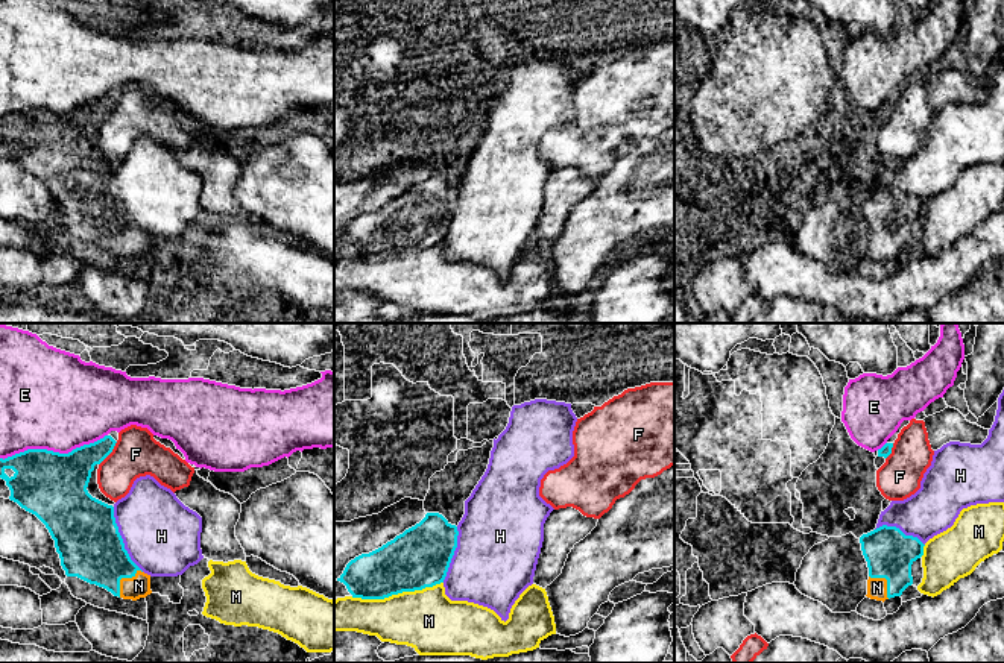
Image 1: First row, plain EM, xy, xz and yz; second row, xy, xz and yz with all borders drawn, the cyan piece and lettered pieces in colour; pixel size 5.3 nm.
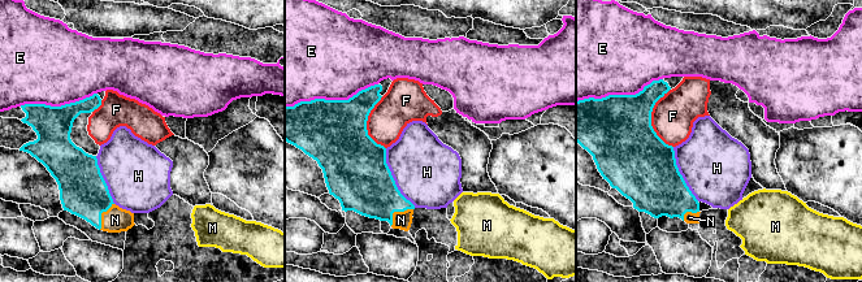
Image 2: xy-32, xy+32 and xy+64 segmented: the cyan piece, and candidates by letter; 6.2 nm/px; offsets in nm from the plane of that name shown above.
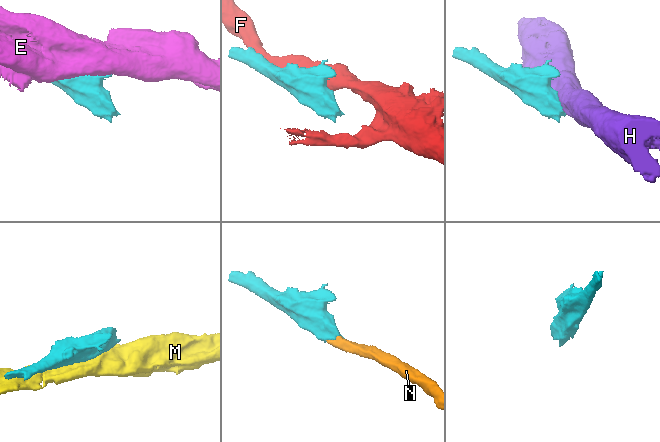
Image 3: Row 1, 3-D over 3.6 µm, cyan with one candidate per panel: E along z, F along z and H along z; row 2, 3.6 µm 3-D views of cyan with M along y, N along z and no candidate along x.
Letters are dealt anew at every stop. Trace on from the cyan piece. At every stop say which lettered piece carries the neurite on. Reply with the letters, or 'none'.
N

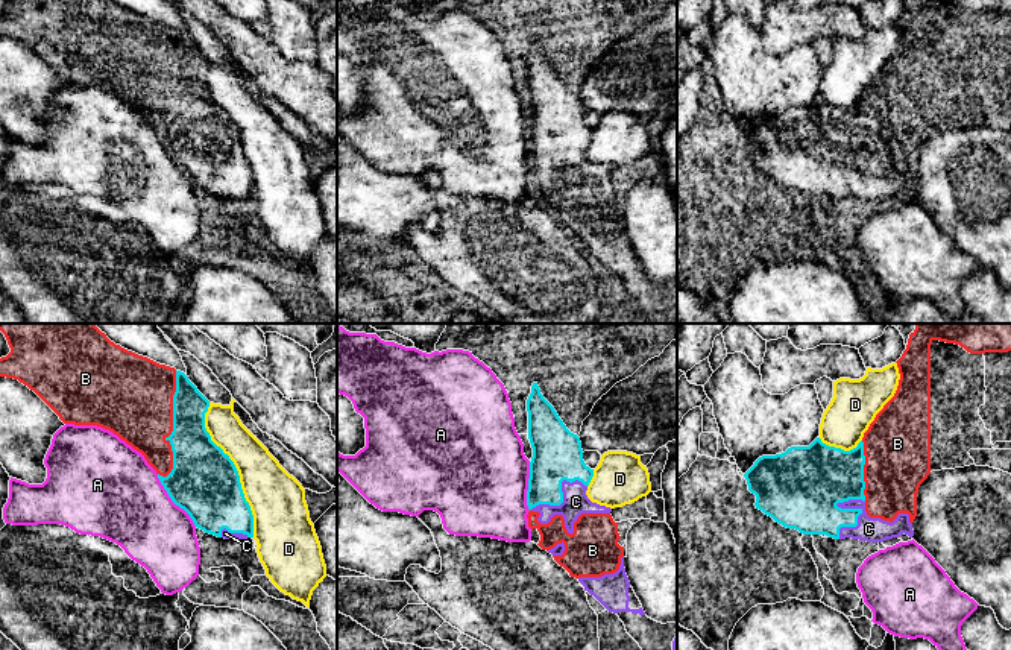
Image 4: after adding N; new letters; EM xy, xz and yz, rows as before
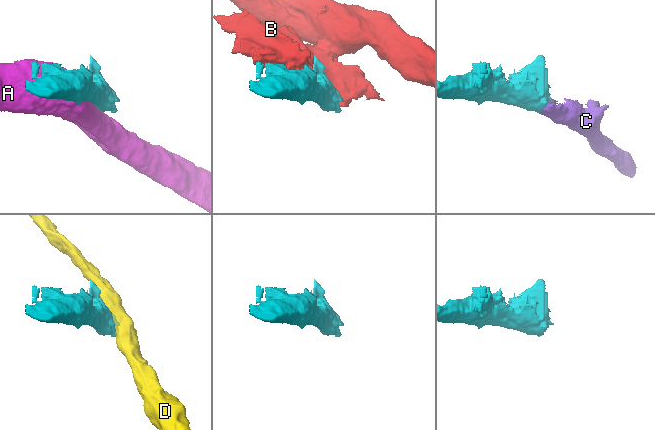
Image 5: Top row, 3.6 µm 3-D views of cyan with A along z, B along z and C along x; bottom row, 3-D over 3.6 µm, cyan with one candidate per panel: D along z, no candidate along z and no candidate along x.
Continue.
C

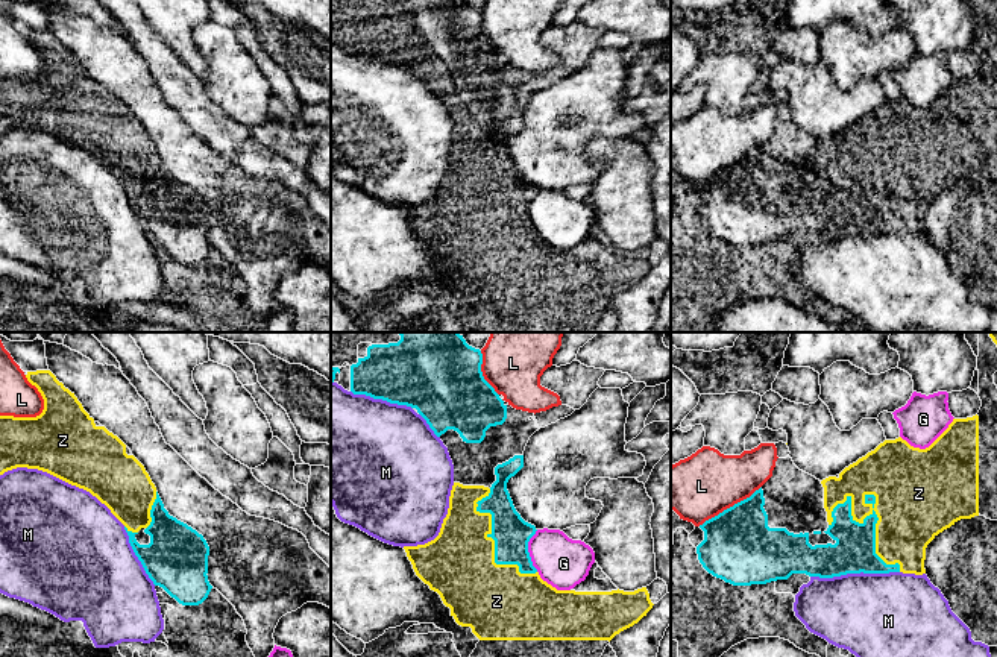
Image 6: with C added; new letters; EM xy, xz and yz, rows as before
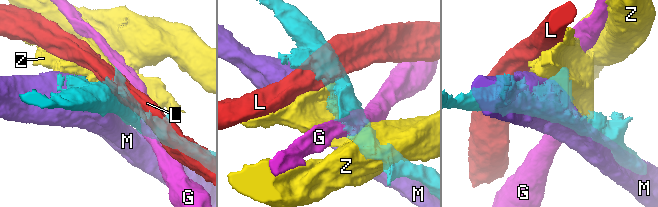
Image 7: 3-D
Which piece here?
none

